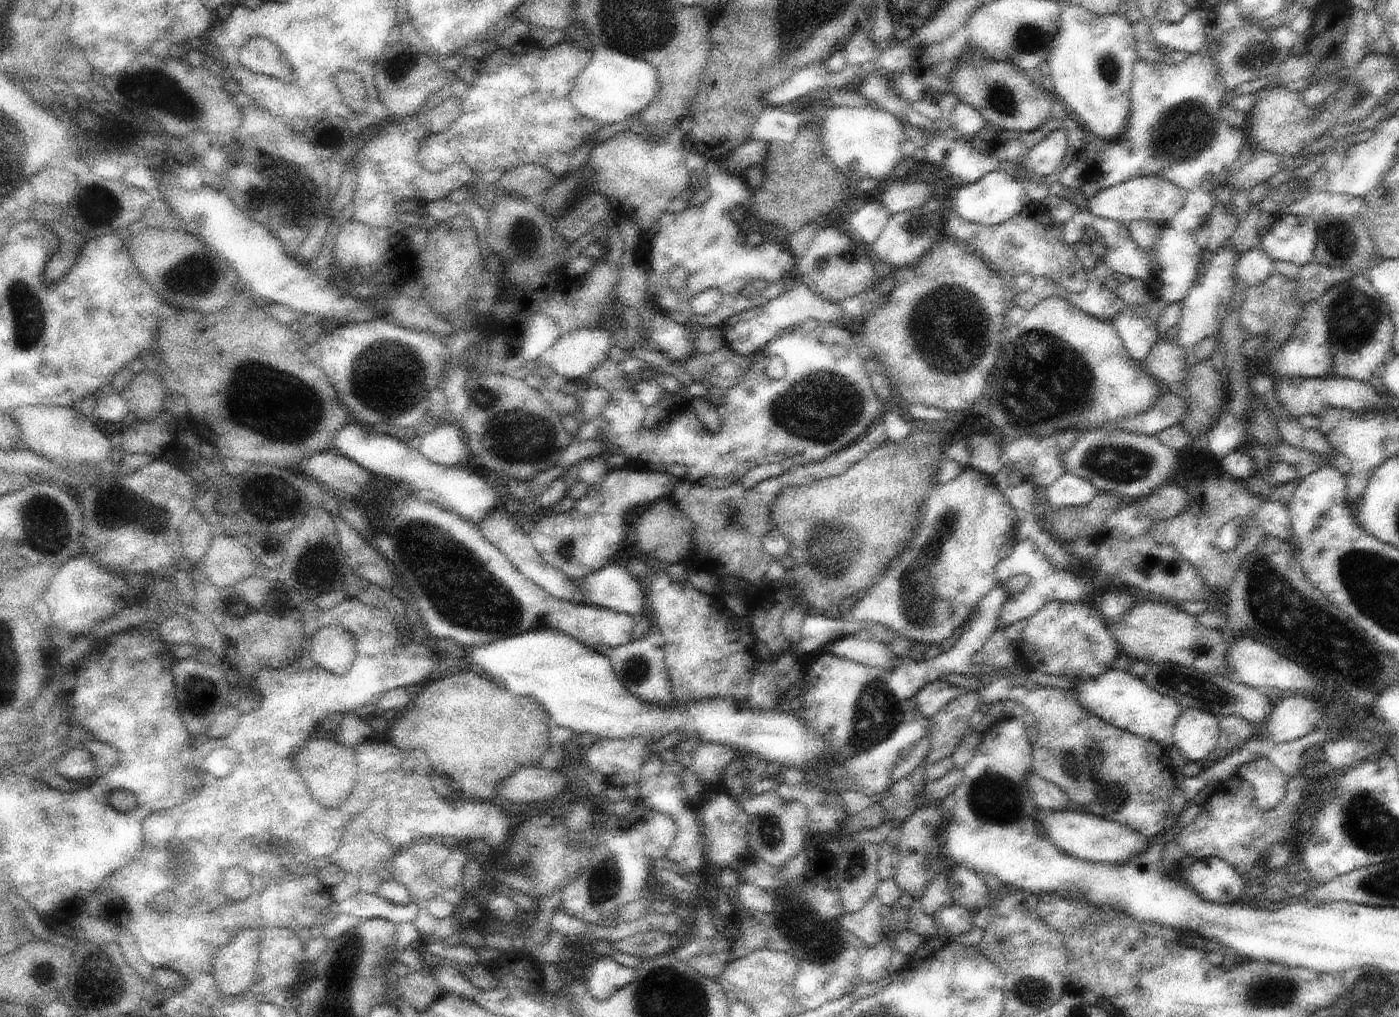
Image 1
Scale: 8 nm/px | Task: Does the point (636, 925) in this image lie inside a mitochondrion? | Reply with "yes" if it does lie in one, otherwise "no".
no

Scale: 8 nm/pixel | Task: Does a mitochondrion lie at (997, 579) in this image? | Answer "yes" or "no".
no

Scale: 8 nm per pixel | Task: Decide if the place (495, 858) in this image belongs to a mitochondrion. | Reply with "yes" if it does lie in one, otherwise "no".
no

